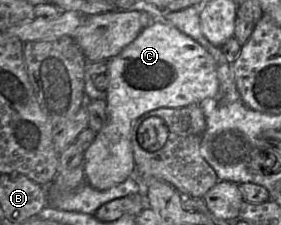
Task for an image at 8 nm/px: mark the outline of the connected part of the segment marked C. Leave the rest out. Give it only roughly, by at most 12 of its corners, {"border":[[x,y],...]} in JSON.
{"border":[[164,20],[109,60],[85,151],[101,191],[134,175],[132,129],[219,90],[213,56]]}

